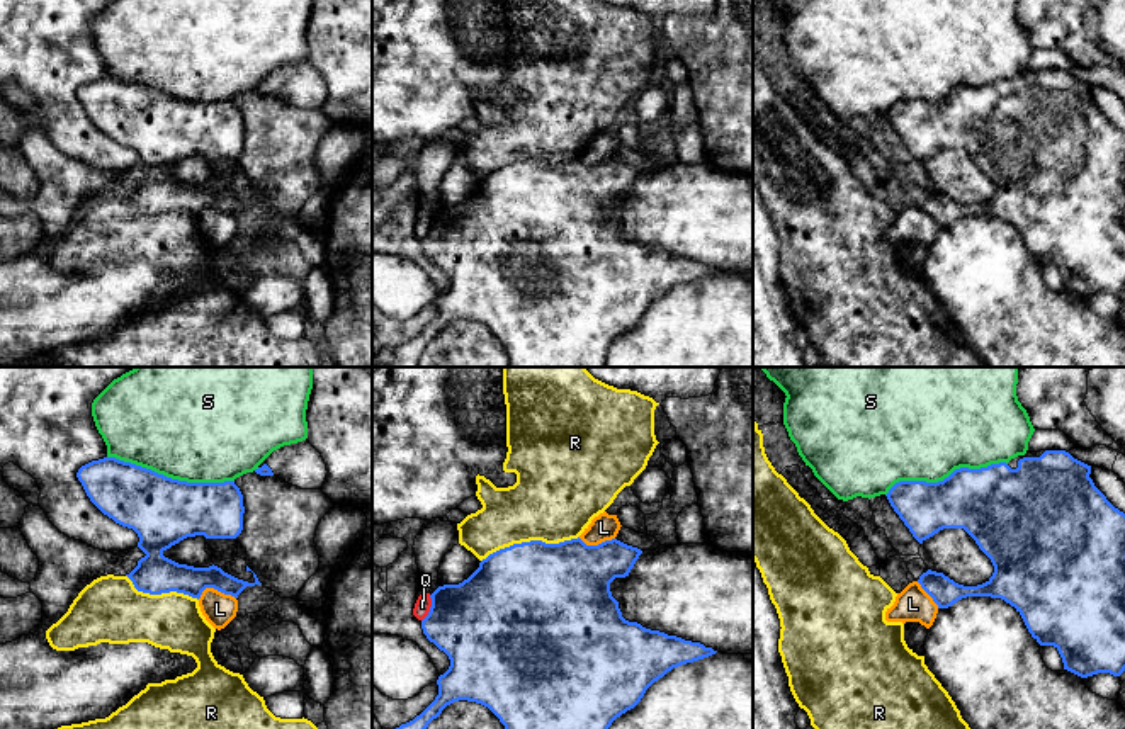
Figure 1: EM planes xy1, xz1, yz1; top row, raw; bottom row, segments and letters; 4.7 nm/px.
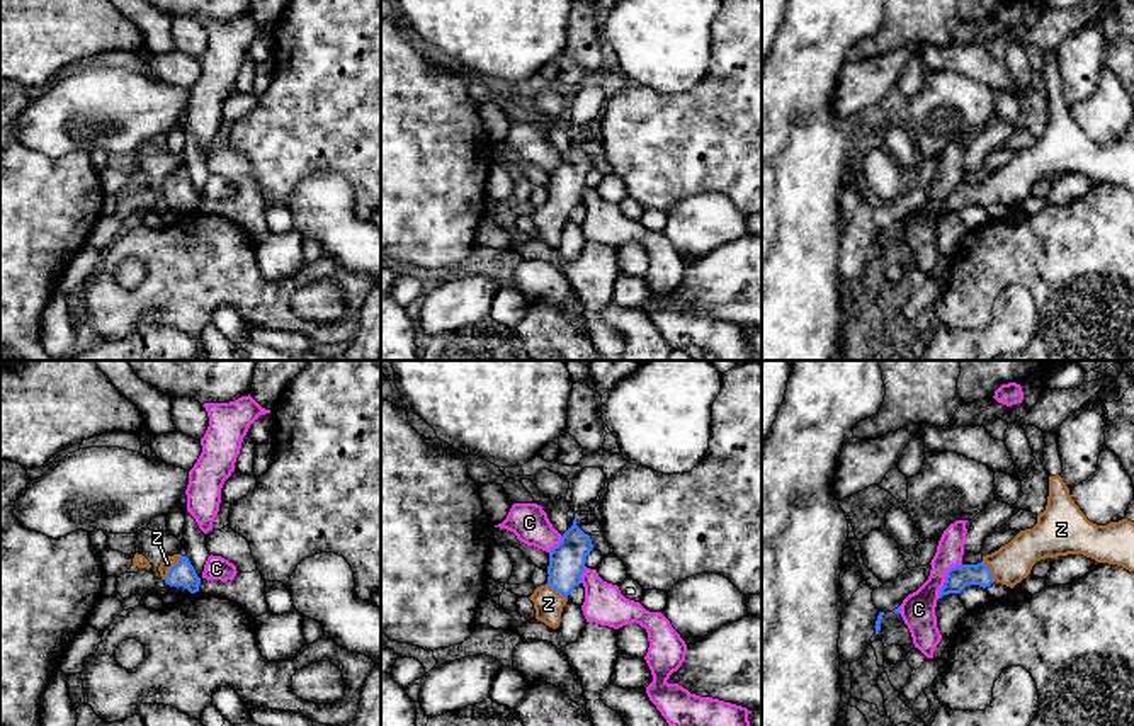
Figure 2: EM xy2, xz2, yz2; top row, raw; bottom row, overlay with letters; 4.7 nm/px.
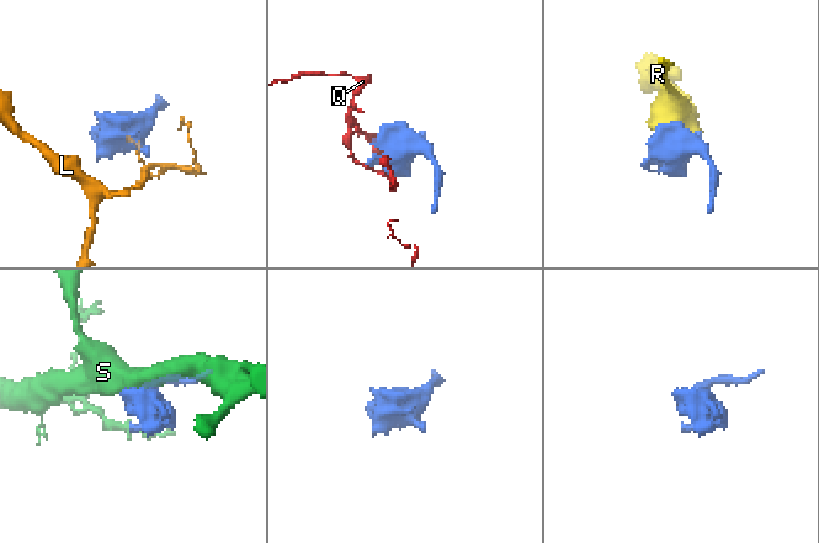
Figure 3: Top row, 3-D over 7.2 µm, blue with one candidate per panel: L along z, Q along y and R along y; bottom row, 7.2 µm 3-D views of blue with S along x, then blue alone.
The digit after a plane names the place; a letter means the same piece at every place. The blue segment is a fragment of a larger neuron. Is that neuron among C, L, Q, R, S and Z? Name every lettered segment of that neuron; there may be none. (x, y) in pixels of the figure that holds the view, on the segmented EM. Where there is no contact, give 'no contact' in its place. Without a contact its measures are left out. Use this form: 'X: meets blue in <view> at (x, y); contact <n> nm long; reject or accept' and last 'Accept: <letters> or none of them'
C: meets blue in yz2 at (946, 578); contact 200 nm long; reject
L: meets blue in xy1 at (216, 588); contact 180 nm long; reject
Q: meets blue in xz1 at (430, 609); contact 130 nm long; reject
R: meets blue in xz1 at (531, 541); contact 480 nm long; reject
S: meets blue in xy1 at (170, 478); contact 600 nm long; reject
Z: meets blue in xy2 at (172, 567); contact 150 nm long; accept
Accept: Z

